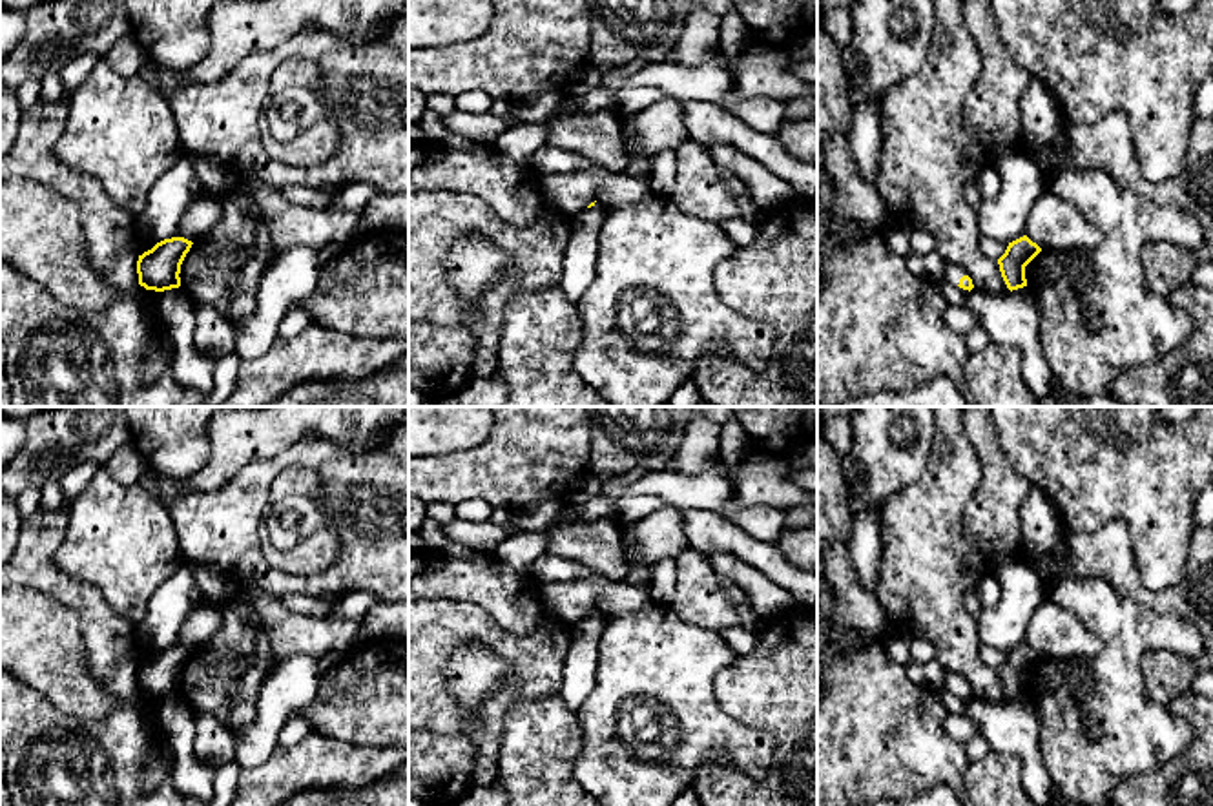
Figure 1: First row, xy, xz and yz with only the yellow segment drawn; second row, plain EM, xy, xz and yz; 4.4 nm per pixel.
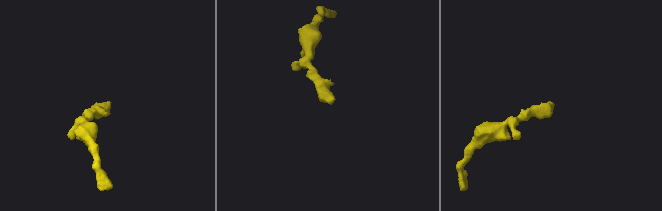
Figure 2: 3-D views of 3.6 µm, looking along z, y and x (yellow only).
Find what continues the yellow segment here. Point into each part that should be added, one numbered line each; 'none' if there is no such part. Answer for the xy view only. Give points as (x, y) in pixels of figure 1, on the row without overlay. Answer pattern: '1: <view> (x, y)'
none

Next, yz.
1: yz (953, 681)

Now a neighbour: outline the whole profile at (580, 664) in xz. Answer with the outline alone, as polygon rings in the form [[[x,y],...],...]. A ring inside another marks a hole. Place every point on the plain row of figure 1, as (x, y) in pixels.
[[[596,609],[573,624],[573,638],[564,662],[560,697],[571,713],[578,713],[582,702],[593,689],[598,666],[598,642],[611,622],[611,615]]]

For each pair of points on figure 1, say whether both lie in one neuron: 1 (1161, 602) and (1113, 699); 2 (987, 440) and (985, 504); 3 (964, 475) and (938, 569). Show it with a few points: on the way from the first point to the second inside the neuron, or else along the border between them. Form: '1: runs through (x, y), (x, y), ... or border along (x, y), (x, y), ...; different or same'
1: border along (1117, 591), (1155, 611), (1177, 613), (1193, 624); different
2: runs through (991, 456), (991, 487); same
3: runs through (940, 498), (938, 546); same

